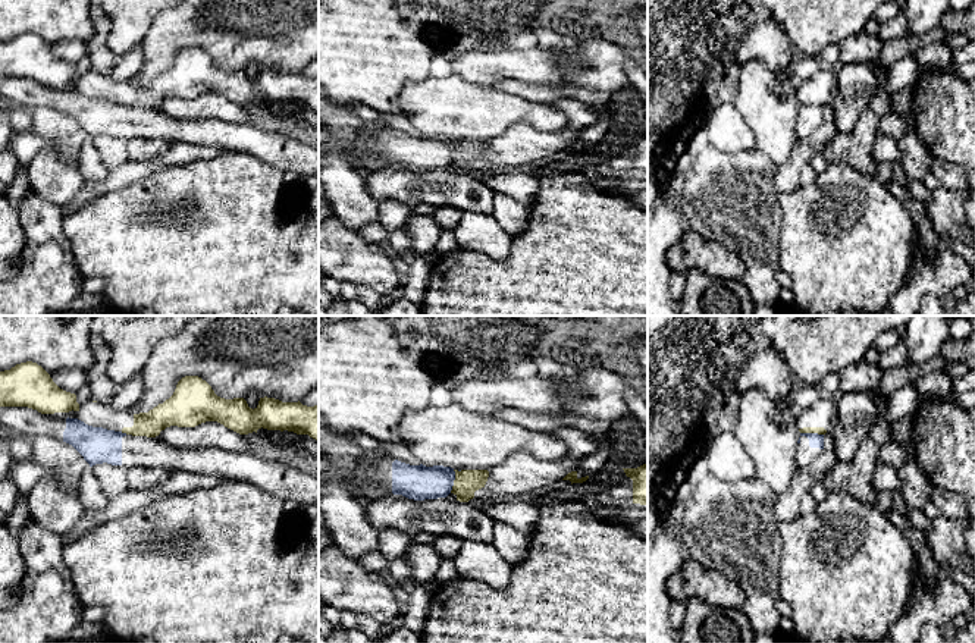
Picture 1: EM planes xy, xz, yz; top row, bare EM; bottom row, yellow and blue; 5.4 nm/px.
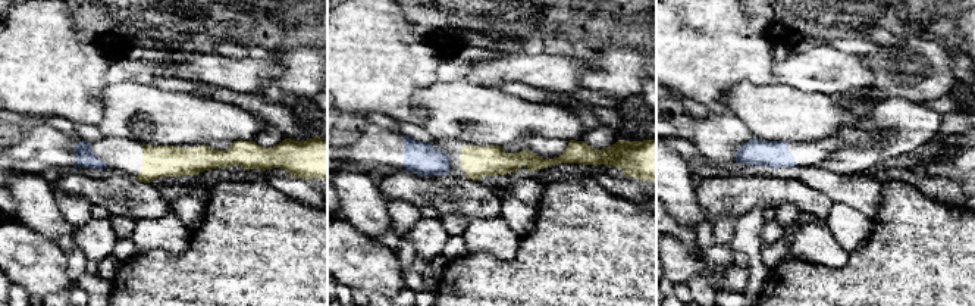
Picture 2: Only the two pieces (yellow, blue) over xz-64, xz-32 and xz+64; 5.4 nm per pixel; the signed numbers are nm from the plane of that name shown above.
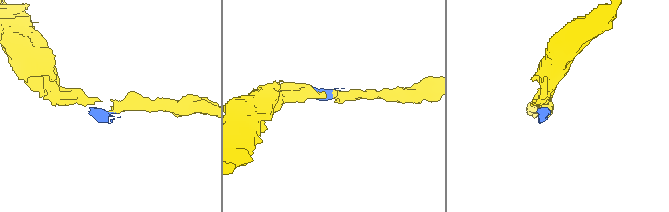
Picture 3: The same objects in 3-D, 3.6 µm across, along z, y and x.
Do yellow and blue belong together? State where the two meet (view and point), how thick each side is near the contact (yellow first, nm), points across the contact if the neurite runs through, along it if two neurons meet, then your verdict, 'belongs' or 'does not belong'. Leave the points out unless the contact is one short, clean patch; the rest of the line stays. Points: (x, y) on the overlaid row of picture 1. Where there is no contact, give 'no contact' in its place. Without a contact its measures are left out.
contact xz (455, 479); calibres 140 and 190 nm; border xz (461, 470), (455, 471), (454, 485), (450, 492); does not belong

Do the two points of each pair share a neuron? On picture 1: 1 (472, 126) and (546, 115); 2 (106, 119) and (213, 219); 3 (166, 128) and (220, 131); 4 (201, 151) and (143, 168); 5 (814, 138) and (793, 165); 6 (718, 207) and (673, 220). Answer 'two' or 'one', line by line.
1: one
2: two
3: one
4: two
5: one
6: two

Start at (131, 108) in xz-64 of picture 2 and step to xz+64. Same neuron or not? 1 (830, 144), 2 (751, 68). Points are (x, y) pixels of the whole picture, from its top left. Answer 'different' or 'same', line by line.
1: different
2: different

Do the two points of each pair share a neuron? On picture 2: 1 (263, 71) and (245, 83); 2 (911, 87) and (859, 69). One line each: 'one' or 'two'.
1: one
2: two

